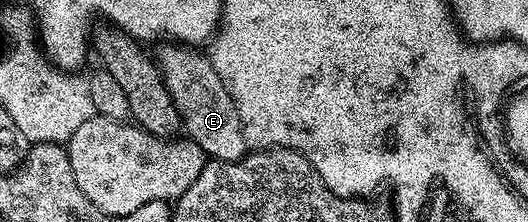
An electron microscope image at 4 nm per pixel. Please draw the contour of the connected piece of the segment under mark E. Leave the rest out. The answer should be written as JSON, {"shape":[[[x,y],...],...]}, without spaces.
{"shape":[[[163,44],[158,46],[160,49],[159,57],[157,53],[157,64],[159,72],[163,75],[165,87],[177,107],[179,119],[185,133],[187,129],[186,136],[190,138],[190,140],[196,141],[196,143],[203,148],[203,152],[207,154],[208,158],[216,161],[240,161],[240,159],[246,157],[249,152],[249,146],[245,139],[241,115],[237,115],[237,107],[233,103],[233,99],[229,95],[225,83],[221,83],[221,75],[217,75],[217,71],[213,71],[210,60],[208,60],[204,54],[203,57],[199,54],[202,52],[192,51],[182,44]]]}

